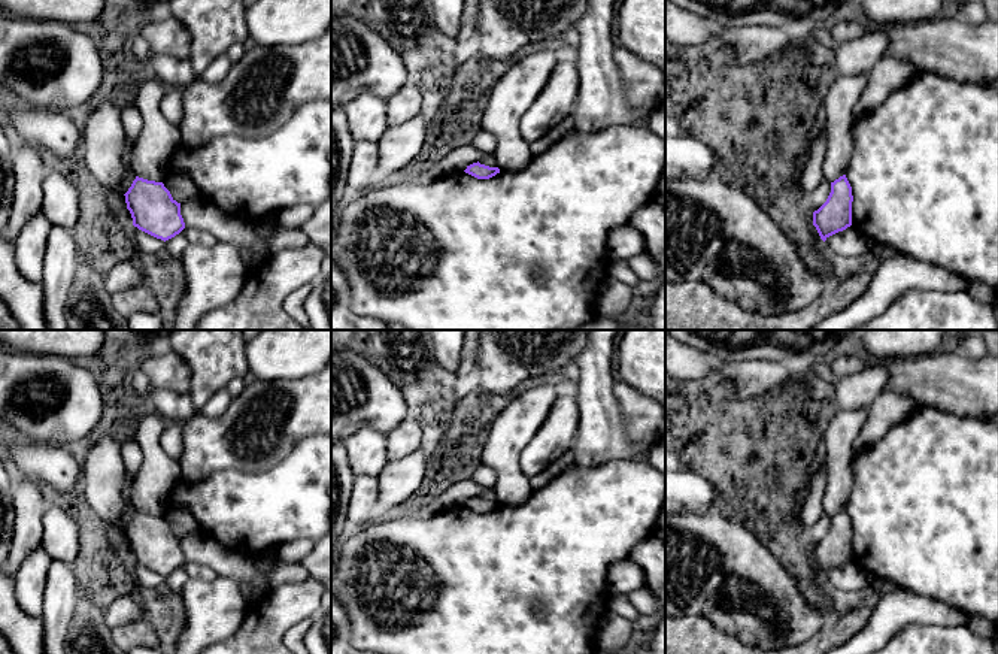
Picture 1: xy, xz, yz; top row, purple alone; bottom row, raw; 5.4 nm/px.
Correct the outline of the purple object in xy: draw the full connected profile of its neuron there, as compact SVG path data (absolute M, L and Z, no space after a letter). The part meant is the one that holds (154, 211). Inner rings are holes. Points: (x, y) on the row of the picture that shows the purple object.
M136 176L124 196L133 225L139 230L166 242L185 228L181 203L163 182Z

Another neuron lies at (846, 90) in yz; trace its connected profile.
M838 75L831 85L823 109L826 112L826 152L822 164L823 178L834 182L846 173L846 167L852 157L852 108L861 97L867 75L844 76Z

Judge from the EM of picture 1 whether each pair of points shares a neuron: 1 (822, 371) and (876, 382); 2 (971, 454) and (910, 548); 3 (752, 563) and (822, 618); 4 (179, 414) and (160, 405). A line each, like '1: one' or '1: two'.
1: one
2: one
3: one
4: one

